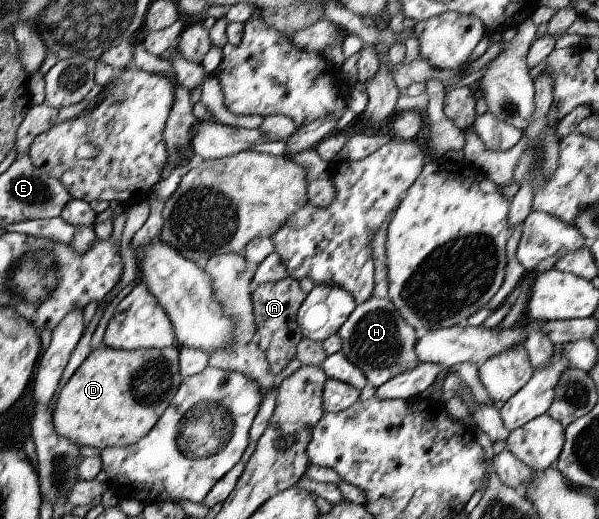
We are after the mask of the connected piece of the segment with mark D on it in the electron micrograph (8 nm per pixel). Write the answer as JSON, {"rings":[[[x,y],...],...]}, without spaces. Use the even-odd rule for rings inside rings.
{"rings":[[[176,345],[161,350],[119,350],[105,346],[90,352],[60,391],[53,413],[54,429],[79,447],[88,445],[102,451],[132,446],[145,438],[161,419],[180,381]]]}

